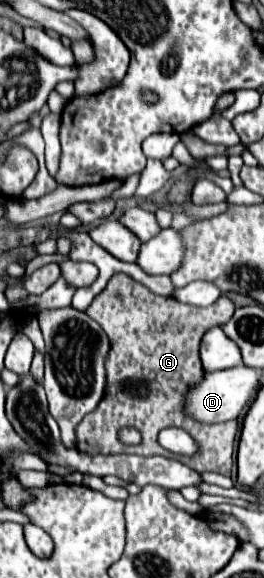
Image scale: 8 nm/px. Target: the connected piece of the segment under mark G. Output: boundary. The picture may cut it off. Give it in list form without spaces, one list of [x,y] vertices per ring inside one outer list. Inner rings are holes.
[[[114,275],[106,289],[90,303],[86,313],[108,333],[110,353],[106,359],[106,393],[94,413],[88,413],[76,429],[76,447],[90,455],[162,455],[182,461],[190,469],[204,473],[214,471],[230,475],[232,453],[238,433],[238,421],[220,425],[200,425],[184,415],[184,393],[192,383],[204,375],[198,347],[206,329],[224,325],[234,315],[234,303],[220,297],[210,307],[194,307],[176,301],[174,297],[160,297],[150,293],[140,283],[126,275]],[[126,425],[142,433],[142,443],[128,447],[118,441],[118,431]],[[166,427],[180,427],[196,441],[198,451],[190,457],[176,455],[158,445],[158,433]]]

